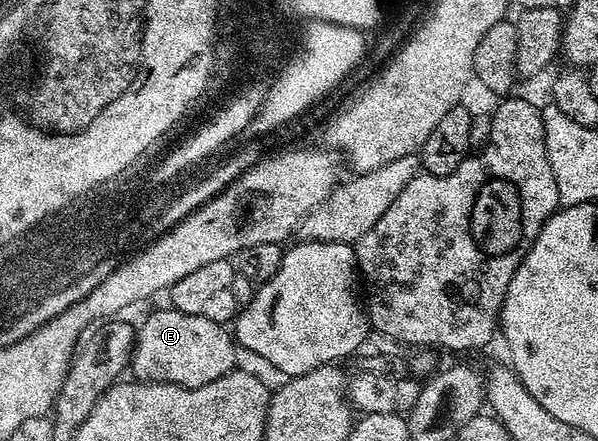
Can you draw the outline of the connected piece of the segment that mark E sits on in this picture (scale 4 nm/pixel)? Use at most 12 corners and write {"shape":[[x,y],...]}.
{"shape":[[173,308],[134,339],[138,380],[200,388],[235,369],[223,323]]}

